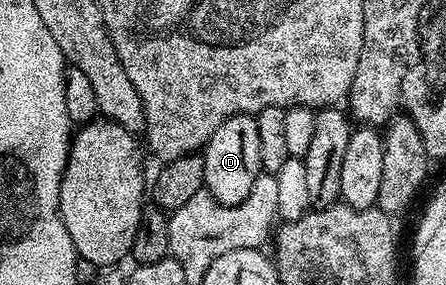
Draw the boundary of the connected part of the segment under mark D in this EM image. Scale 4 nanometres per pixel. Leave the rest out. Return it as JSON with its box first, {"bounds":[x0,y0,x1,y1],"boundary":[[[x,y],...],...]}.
{"bounds":[202,115,261,205],"boundary":[[[234,115],[229,117],[209,137],[207,146],[202,148],[204,161],[203,186],[218,203],[237,205],[253,193],[253,185],[261,174],[261,141],[257,138],[257,121],[253,115]]]}

